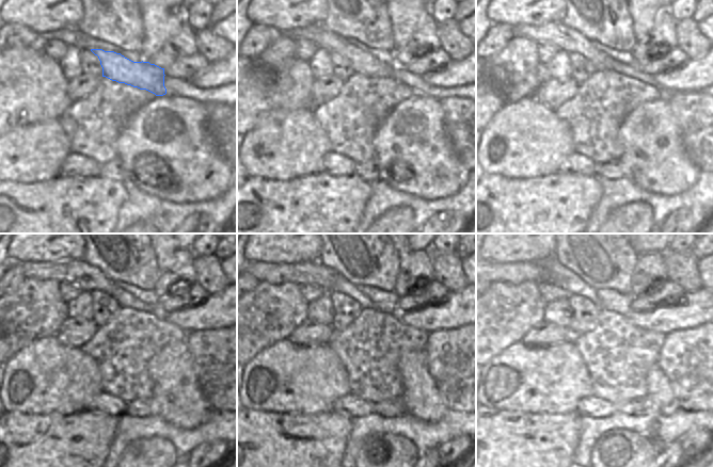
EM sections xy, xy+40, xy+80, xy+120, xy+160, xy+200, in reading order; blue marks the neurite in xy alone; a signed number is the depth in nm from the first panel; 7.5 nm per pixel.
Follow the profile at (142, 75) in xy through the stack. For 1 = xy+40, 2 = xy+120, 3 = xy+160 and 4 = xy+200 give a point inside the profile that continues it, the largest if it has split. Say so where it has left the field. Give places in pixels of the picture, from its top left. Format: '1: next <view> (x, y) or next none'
1: next xy+40 (361, 62)
2: next xy+120 (83, 275)
3: next xy+160 (314, 272)
4: next xy+200 (513, 272)

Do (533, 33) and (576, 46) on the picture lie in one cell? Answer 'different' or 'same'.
same

